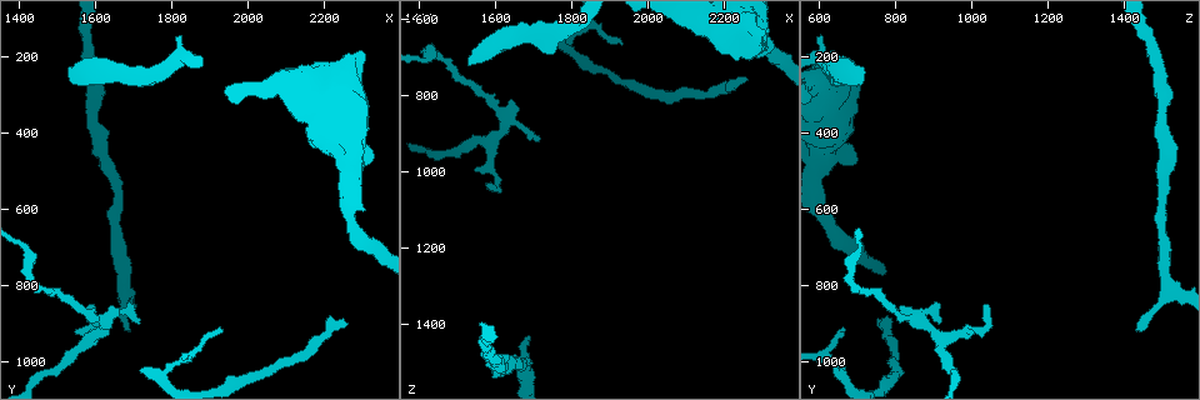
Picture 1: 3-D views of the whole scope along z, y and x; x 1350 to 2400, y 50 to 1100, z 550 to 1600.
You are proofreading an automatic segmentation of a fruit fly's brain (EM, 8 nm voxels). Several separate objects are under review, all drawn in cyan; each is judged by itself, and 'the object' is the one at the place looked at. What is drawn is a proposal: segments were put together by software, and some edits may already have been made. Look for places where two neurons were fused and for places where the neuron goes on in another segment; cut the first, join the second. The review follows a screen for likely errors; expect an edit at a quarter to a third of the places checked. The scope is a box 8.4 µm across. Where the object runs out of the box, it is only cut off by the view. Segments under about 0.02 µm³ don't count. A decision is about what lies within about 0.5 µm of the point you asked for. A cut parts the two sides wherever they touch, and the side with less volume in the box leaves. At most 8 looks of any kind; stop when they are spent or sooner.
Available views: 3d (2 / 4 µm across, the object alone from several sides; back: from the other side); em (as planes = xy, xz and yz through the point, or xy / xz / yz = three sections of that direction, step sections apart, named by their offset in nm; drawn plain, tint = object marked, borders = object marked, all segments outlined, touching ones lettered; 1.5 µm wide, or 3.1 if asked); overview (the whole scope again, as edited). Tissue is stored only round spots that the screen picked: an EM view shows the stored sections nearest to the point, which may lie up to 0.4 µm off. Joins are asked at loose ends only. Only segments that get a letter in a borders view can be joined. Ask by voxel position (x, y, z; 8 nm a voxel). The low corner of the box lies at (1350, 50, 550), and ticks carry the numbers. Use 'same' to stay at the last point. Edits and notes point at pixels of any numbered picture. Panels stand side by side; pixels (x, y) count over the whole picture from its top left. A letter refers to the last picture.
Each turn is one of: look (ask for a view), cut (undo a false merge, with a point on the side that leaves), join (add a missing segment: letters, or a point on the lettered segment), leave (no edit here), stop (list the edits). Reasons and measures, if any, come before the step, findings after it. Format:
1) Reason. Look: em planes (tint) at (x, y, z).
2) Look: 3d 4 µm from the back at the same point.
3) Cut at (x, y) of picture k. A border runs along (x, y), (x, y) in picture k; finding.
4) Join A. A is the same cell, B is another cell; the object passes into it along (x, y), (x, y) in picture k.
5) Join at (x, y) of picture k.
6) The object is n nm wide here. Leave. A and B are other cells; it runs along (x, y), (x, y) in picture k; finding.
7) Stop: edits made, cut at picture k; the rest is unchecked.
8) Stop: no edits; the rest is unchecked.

Free end. Look: em planes (borders) at (1710, 905, 920).

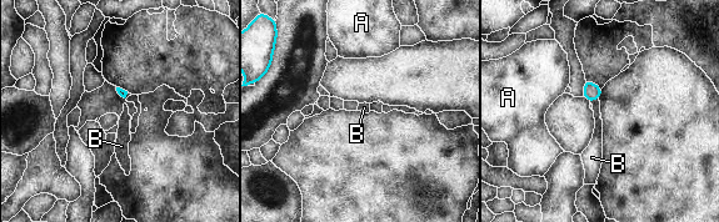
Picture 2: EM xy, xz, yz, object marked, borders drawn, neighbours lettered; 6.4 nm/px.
Join B. B is the same cell, A is another cell; the object passes into it along (592, 91), (594, 100), (597, 139) in picture 2; it goes on there.

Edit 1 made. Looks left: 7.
Free end. Look: em planes (plain) at (1685, 920, 1430).

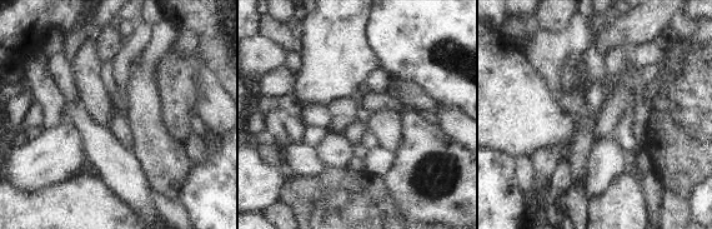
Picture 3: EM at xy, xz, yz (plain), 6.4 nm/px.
Look: em planes (borders) at the same point.

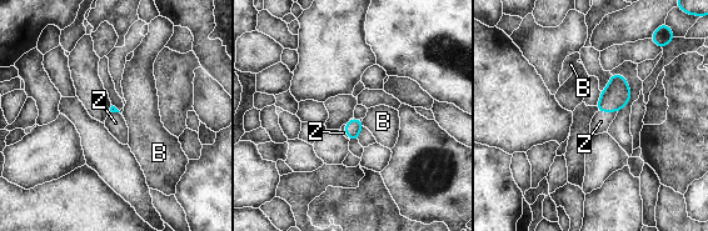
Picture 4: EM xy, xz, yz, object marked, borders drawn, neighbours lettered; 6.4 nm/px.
Join Z. Z is the same cell, B is another cell; the object passes into it along (616, 95), (607, 111), (601, 121) in picture 4; the neuron continues.

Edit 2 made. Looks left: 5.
An open end. Look: em yz step 4 (tint) at (1715, 1025, 640).

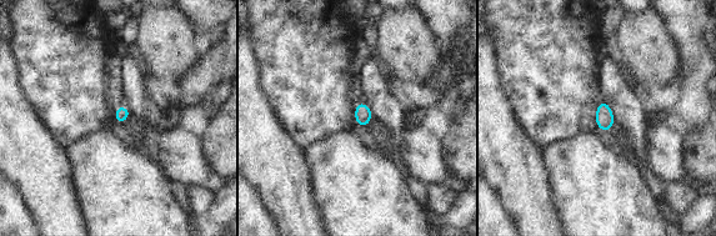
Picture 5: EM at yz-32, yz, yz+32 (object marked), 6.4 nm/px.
Look: em planes (borders) at the same point.

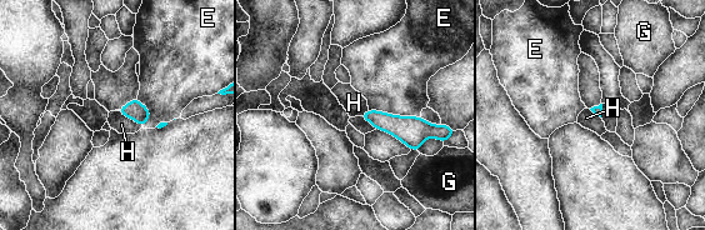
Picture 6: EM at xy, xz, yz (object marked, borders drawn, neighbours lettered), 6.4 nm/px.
Leave. E, G and H are other cells; no lettered segment goes on from it.

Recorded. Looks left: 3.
Stop: edits made, join at picture 2, join at picture 4; the rest is unchecked.

